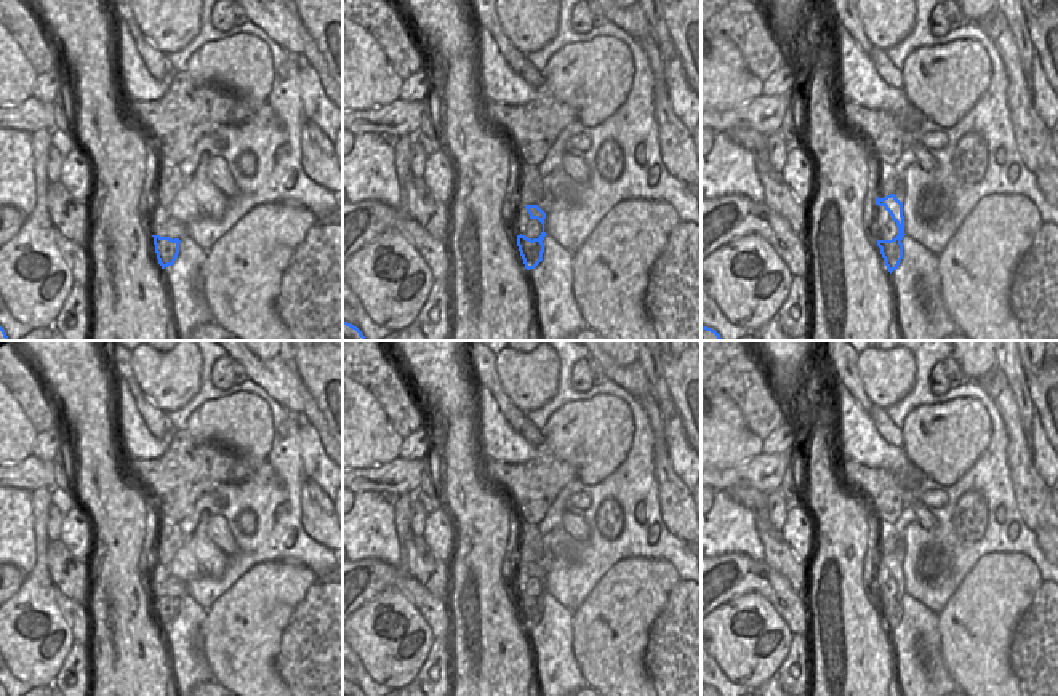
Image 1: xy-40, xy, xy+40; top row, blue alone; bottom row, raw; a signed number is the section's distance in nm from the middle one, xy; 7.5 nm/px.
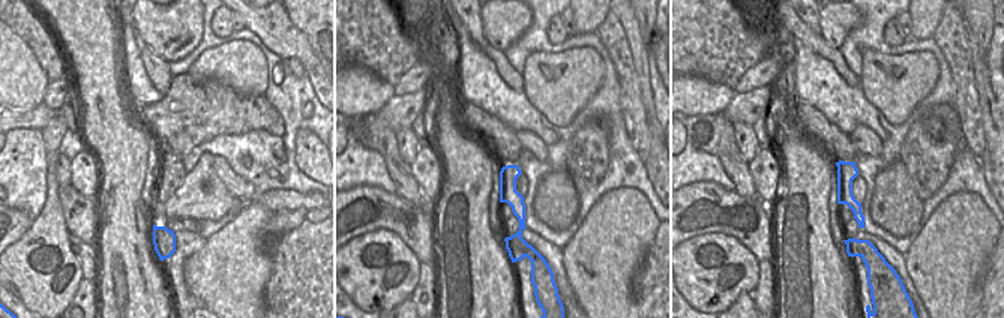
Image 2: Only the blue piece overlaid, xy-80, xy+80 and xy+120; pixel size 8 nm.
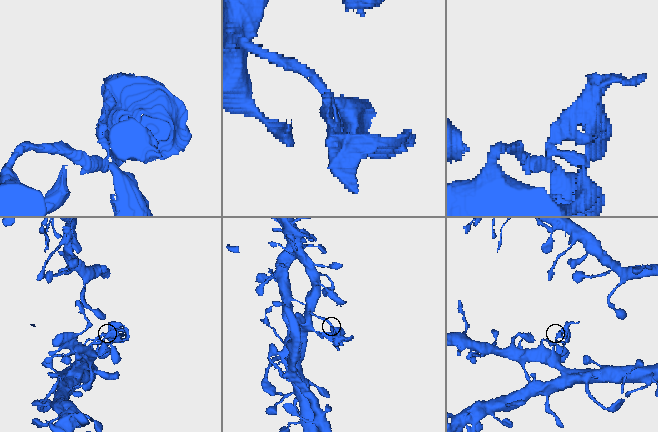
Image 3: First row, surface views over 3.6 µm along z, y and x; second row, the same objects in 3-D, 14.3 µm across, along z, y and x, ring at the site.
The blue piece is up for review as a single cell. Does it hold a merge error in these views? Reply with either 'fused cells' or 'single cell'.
fused cells

